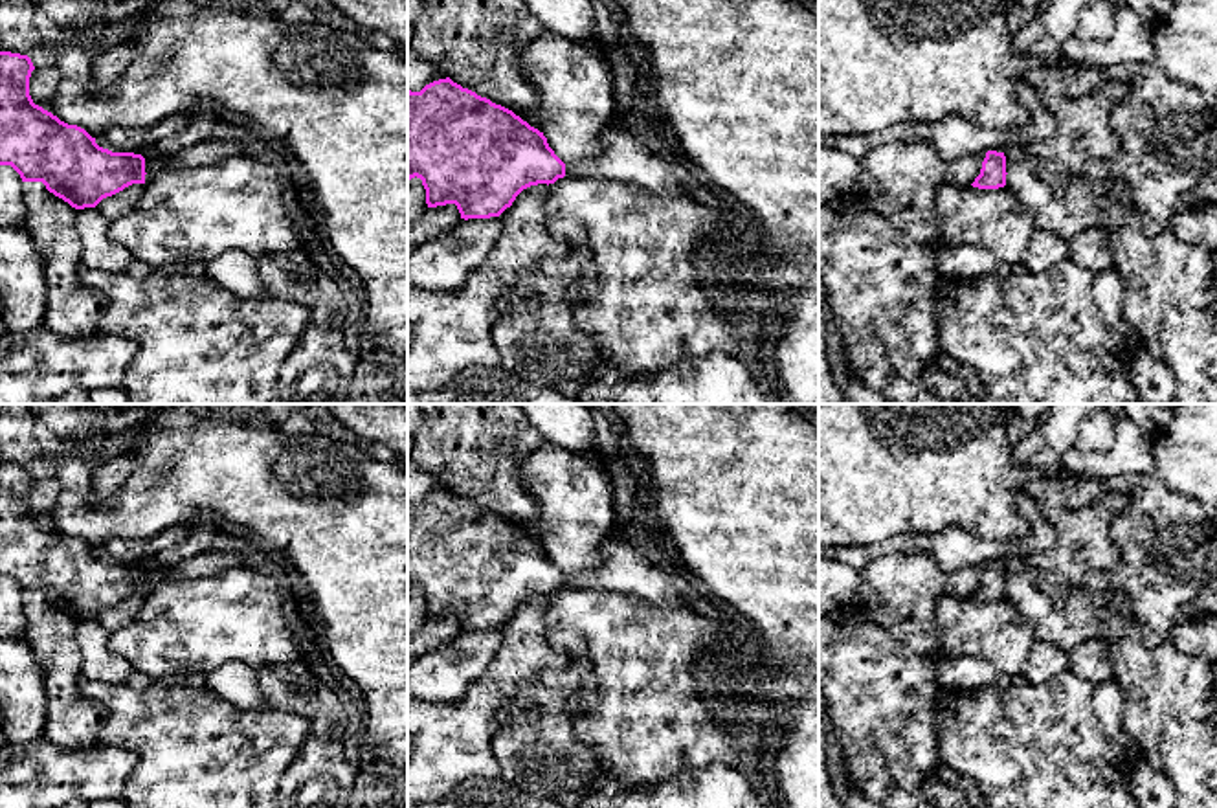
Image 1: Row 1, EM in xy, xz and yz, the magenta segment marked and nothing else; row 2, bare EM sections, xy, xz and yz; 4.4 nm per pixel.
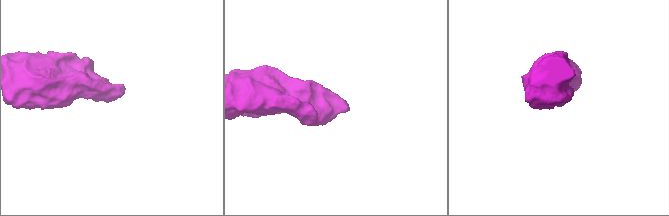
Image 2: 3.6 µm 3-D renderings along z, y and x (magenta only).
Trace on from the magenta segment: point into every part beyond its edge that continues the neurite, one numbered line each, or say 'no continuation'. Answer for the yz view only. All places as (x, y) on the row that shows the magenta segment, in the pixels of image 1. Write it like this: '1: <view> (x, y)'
no continuation

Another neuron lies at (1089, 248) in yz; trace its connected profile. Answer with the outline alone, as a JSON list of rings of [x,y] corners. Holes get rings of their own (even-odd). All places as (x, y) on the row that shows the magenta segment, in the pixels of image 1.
[[[1098,228],[1076,235],[1068,242],[1068,257],[1094,272],[1114,270],[1114,257],[1109,250],[1107,235]]]

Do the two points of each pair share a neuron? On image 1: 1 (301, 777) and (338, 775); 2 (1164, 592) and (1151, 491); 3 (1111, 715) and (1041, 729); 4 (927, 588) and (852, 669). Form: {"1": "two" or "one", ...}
{"1": "one", "2": "one", "3": "two", "4": "two"}

